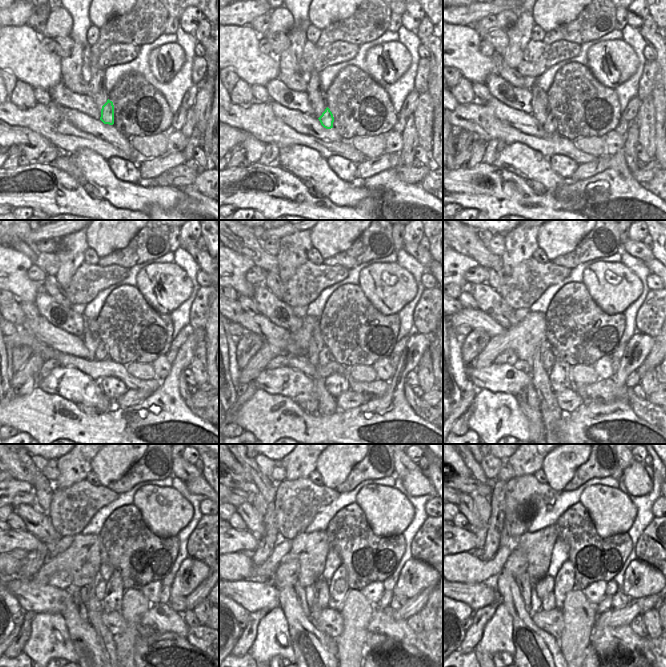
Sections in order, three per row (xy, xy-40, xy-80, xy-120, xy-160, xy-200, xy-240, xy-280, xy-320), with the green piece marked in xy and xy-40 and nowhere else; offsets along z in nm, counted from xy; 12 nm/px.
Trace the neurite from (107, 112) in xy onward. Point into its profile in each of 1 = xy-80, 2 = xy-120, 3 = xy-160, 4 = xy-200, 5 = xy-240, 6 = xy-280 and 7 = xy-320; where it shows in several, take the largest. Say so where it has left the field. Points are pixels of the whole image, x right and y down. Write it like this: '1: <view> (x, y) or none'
1: xy-80 (550, 125)
2: xy-120 (101, 354)
3: xy-160 (325, 356)
4: xy-200 (549, 357)
5: xy-240 (101, 584)
6: xy-280 (323, 593)
7: xy-320 (548, 603)

